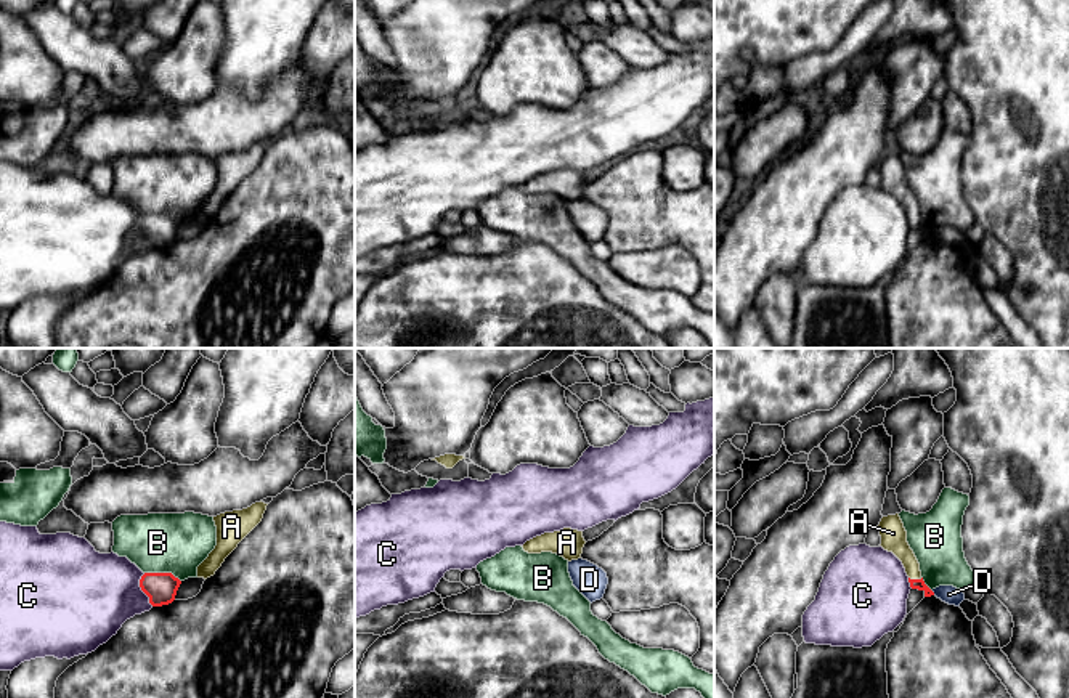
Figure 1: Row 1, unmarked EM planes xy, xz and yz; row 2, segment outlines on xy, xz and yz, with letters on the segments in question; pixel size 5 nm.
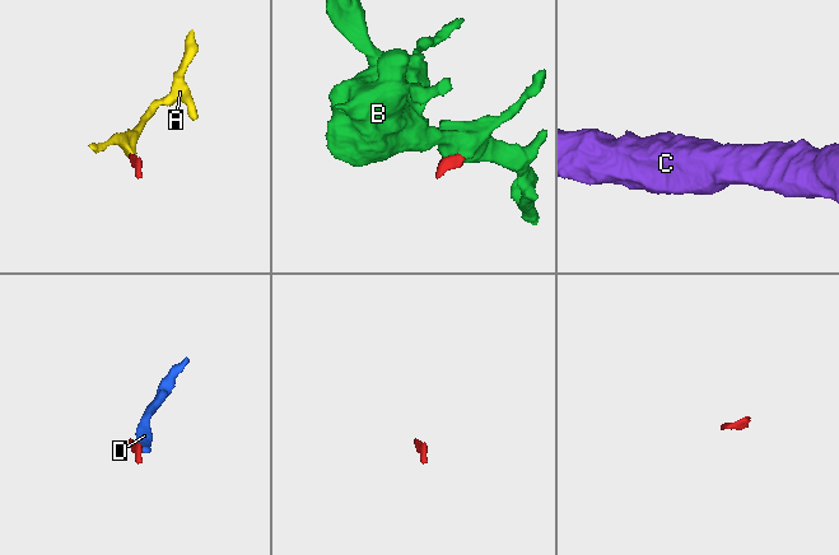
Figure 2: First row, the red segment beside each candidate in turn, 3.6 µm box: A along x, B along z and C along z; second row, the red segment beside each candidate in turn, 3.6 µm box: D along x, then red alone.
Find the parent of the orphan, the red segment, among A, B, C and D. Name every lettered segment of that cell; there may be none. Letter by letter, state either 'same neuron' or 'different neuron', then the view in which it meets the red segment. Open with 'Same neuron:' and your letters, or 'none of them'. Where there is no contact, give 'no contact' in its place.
Same neuron: A
A: same neuron; contact in yz
B: different neuron; contact in xy
C: different neuron; contact in xy
D: different neuron; contact in yz

